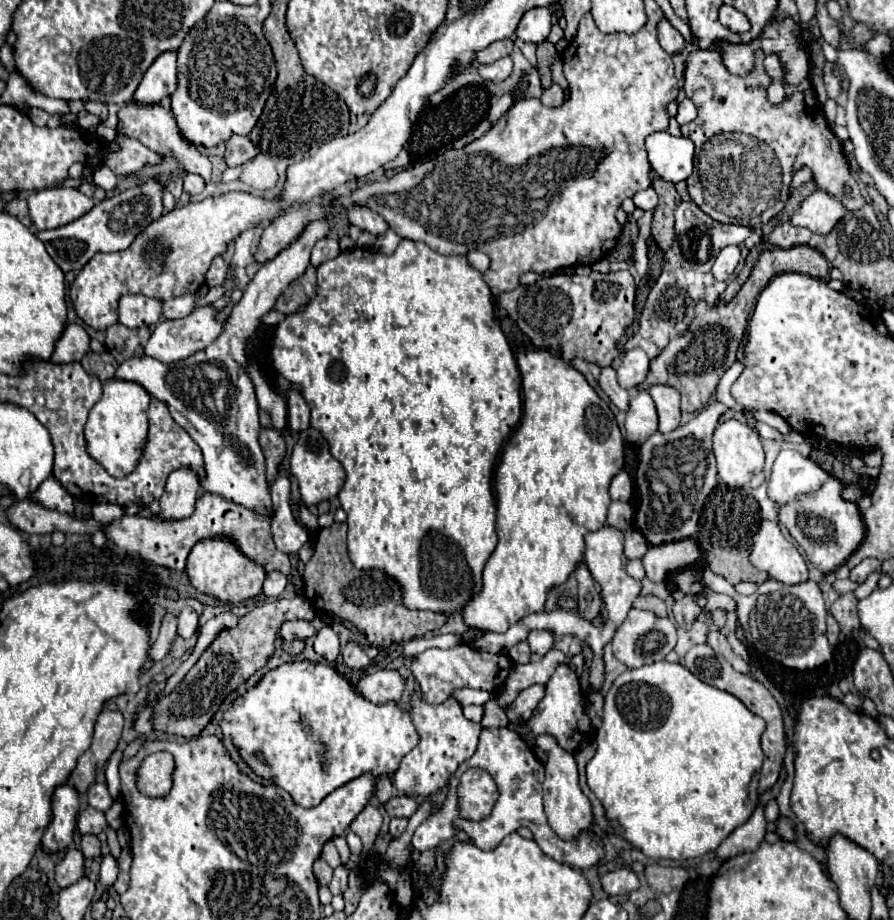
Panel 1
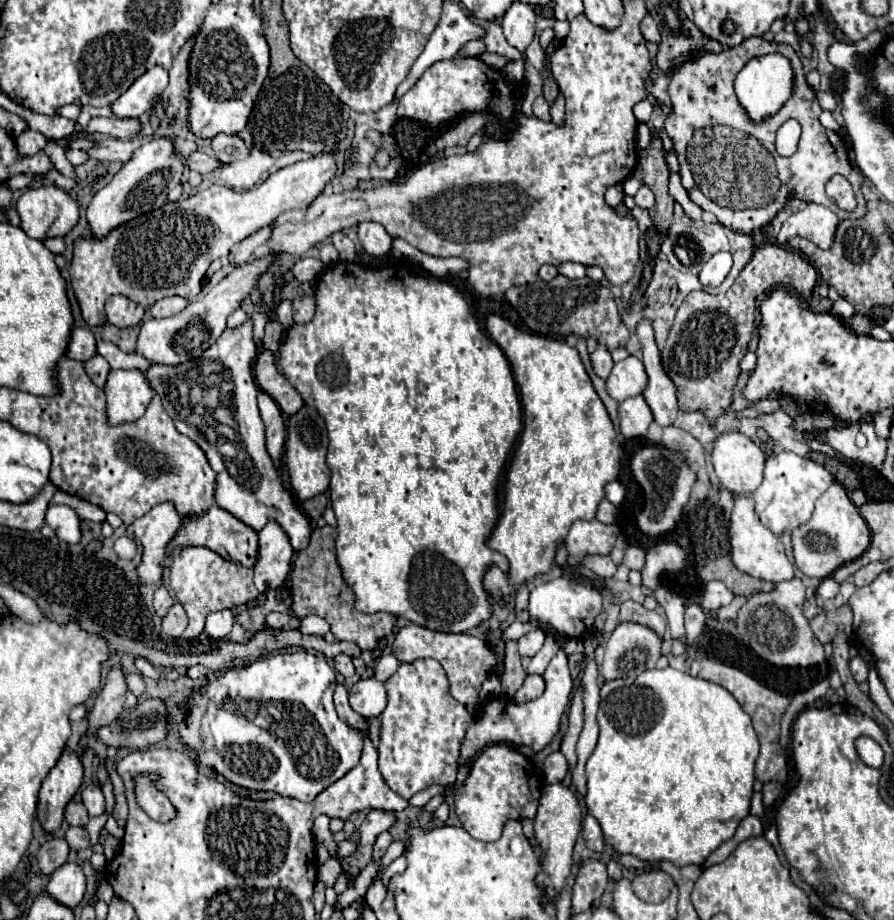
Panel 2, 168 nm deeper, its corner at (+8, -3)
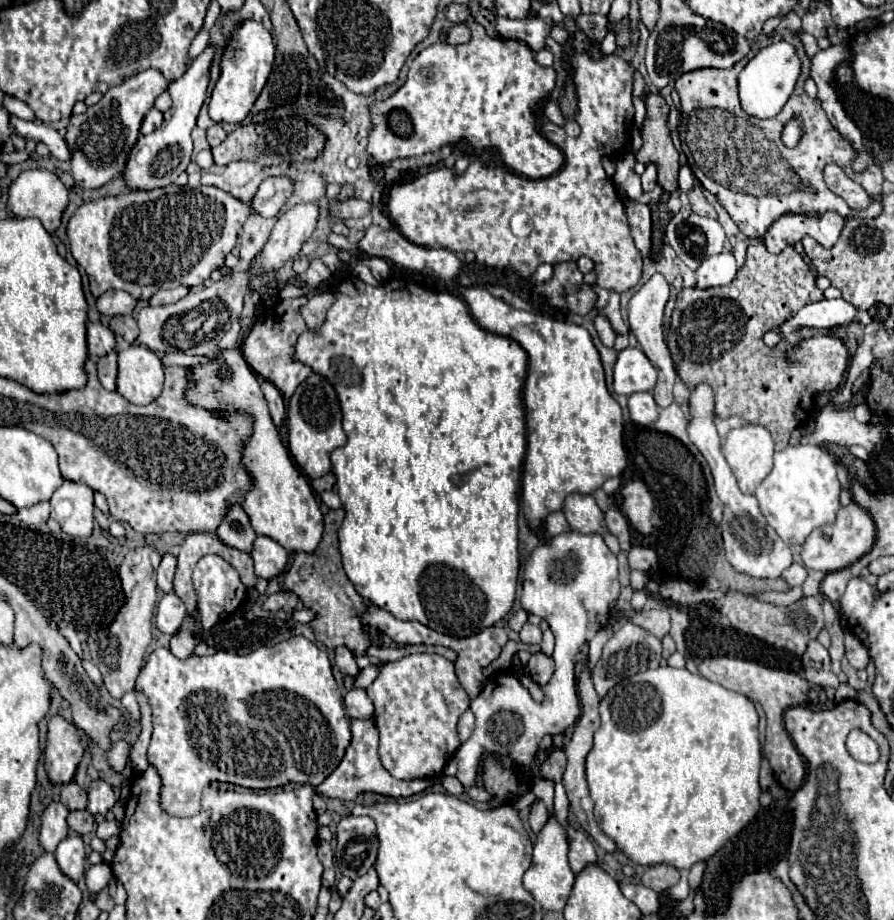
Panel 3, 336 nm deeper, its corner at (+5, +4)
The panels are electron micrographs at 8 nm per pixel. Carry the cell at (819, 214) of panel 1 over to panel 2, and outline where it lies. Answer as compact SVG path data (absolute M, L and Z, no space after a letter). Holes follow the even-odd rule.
M804 203L800 211L792 213L784 221L776 241L784 245L790 237L798 235L816 243L822 249L828 249L832 245L836 225L838 225L838 217L828 207L816 203Z

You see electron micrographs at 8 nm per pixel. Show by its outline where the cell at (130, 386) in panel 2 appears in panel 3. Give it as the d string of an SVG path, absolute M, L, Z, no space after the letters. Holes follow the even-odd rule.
M131 344L119 352L117 392L131 404L149 404L163 390L163 364L143 344Z

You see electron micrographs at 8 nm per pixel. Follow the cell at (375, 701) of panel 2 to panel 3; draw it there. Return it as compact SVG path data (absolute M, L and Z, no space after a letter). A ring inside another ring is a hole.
M363 688L349 690L343 704L345 704L345 714L349 720L363 720L363 718L373 716L371 698L367 696L367 692Z

